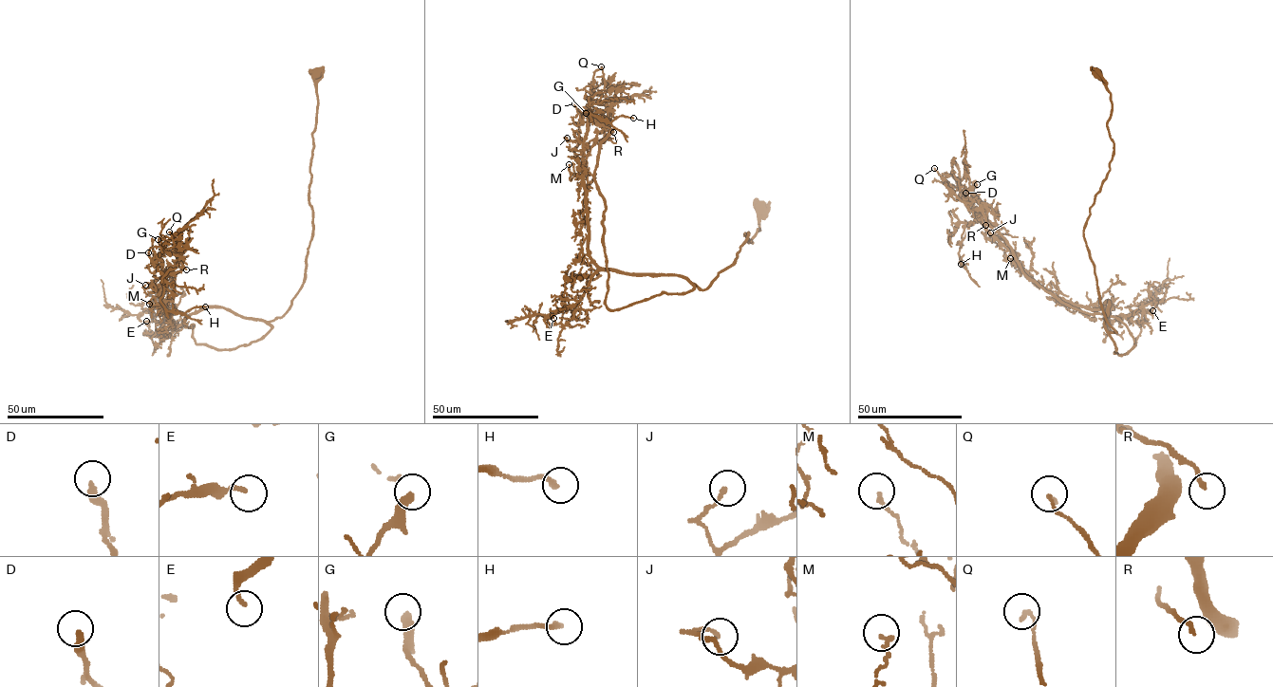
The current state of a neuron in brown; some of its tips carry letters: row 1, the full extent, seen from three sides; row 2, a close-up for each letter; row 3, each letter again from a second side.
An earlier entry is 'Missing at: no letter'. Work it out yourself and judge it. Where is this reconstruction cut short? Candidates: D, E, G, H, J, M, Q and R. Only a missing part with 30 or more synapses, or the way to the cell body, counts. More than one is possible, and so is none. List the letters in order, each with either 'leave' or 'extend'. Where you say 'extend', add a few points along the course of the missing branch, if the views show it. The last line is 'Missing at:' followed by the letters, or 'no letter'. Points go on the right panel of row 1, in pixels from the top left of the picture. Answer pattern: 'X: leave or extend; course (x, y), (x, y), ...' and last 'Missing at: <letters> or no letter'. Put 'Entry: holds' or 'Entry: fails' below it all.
D: leave
E: leave
G: leave
H: leave
J: leave
M: leave
Q: leave
R: leave
Missing at: no letter
Entry: holds

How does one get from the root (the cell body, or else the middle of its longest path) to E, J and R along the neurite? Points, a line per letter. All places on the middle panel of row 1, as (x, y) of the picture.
E: (760, 208), (752, 243), (745, 233), (731, 266), (706, 288), (676, 275), (600, 270), (553, 318)
J: (760, 208), (752, 243), (745, 233), (706, 288), (603, 269), (588, 248), (583, 147), (567, 138)
R: (760, 208), (752, 243), (745, 233), (706, 288), (603, 269), (588, 248), (584, 158), (602, 125), (613, 132)

